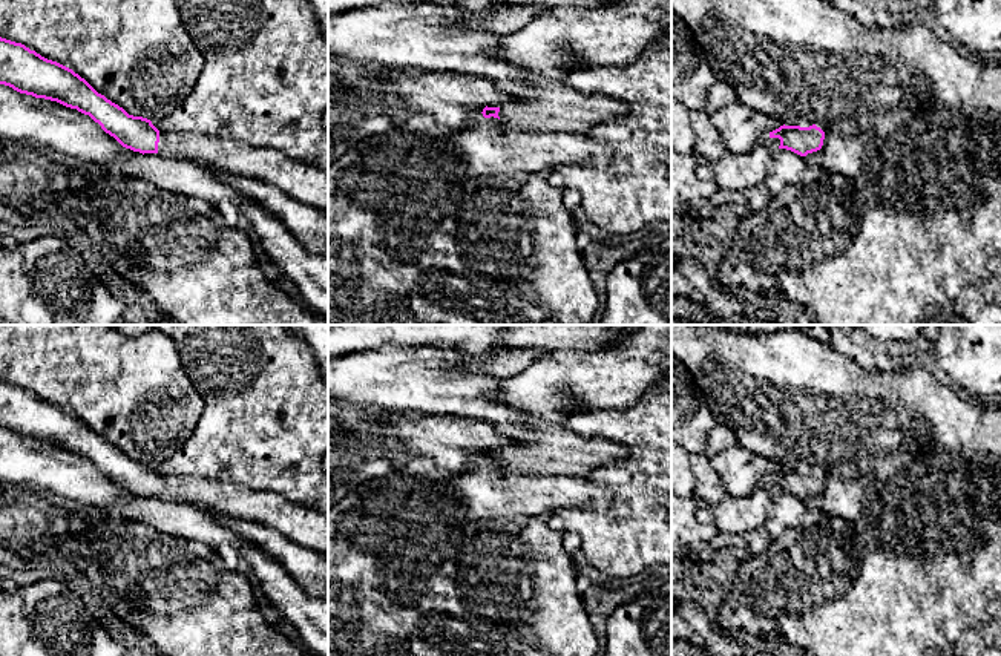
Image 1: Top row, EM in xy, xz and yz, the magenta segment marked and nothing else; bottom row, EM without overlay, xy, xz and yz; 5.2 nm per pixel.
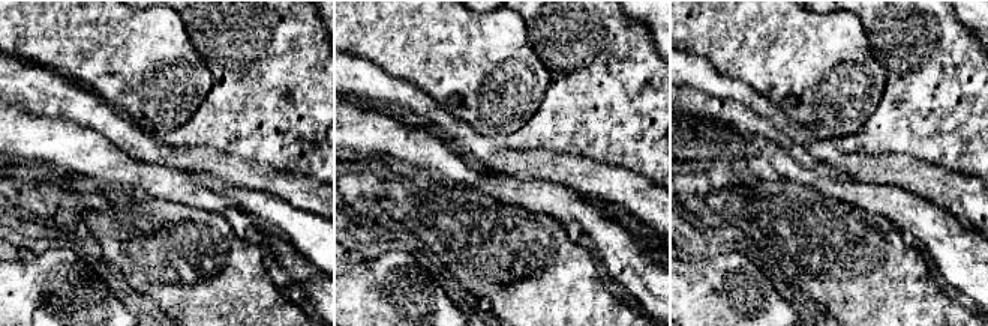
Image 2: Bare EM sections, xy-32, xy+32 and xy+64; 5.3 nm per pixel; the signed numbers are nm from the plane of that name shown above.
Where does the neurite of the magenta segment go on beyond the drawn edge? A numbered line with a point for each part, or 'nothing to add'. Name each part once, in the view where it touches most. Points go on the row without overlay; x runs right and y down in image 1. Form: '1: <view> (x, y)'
1: xy (301, 524)

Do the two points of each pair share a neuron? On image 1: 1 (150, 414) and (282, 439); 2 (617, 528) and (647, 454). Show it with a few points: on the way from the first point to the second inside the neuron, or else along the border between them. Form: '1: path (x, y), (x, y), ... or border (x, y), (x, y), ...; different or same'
1: border (196, 388), (204, 410), (192, 436), (175, 452); different
2: path (635, 509), (646, 498), (647, 472); same

